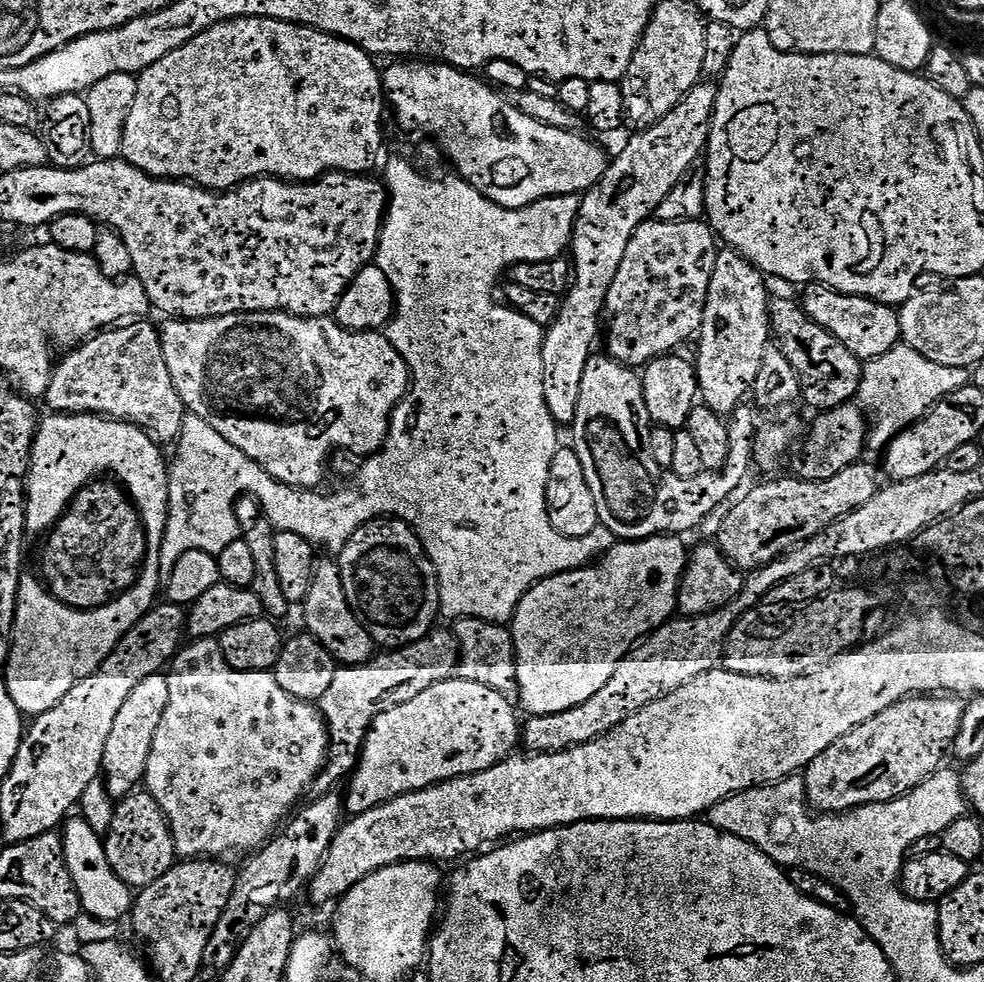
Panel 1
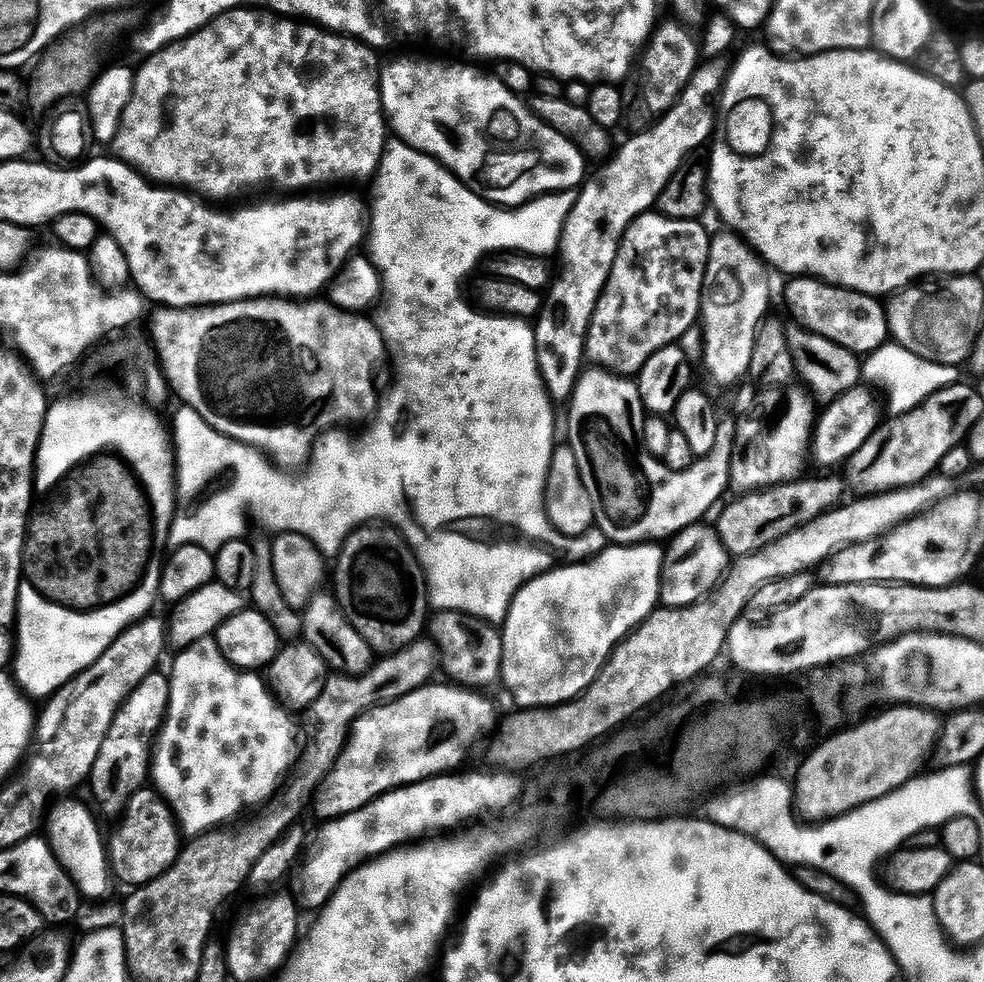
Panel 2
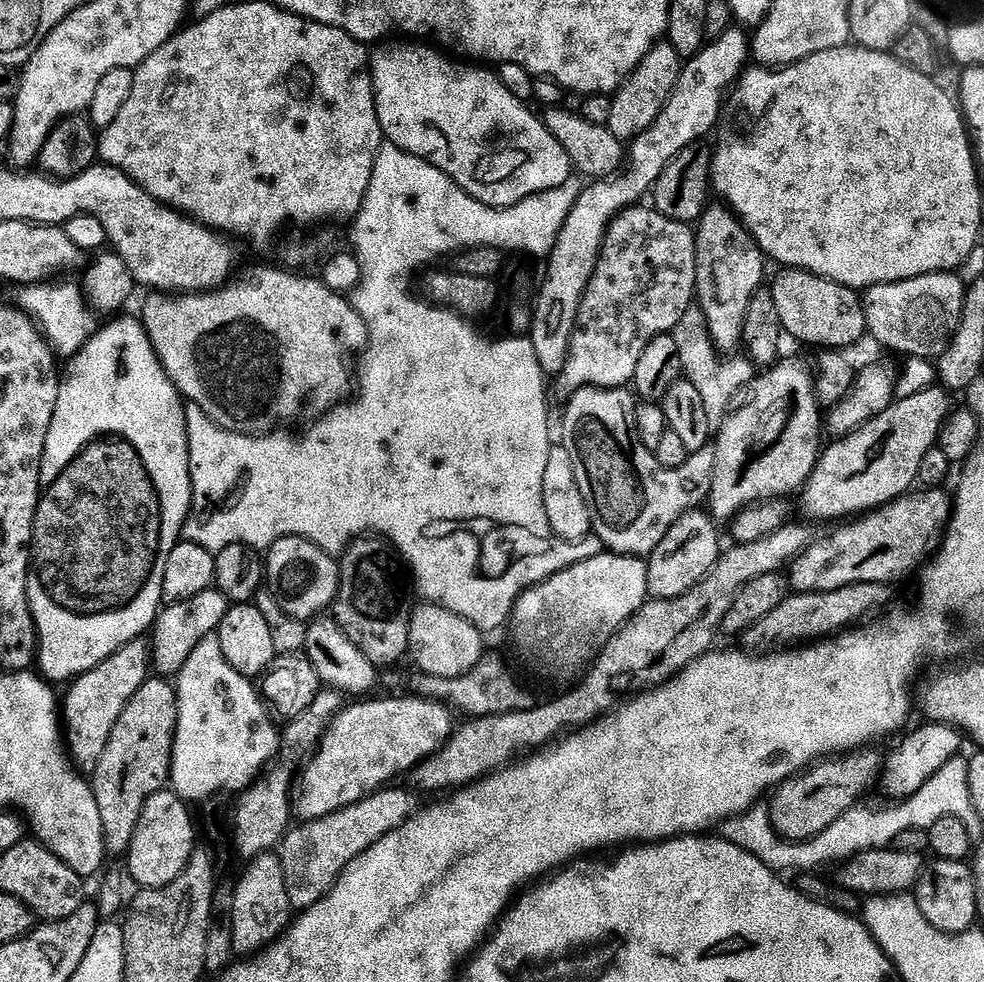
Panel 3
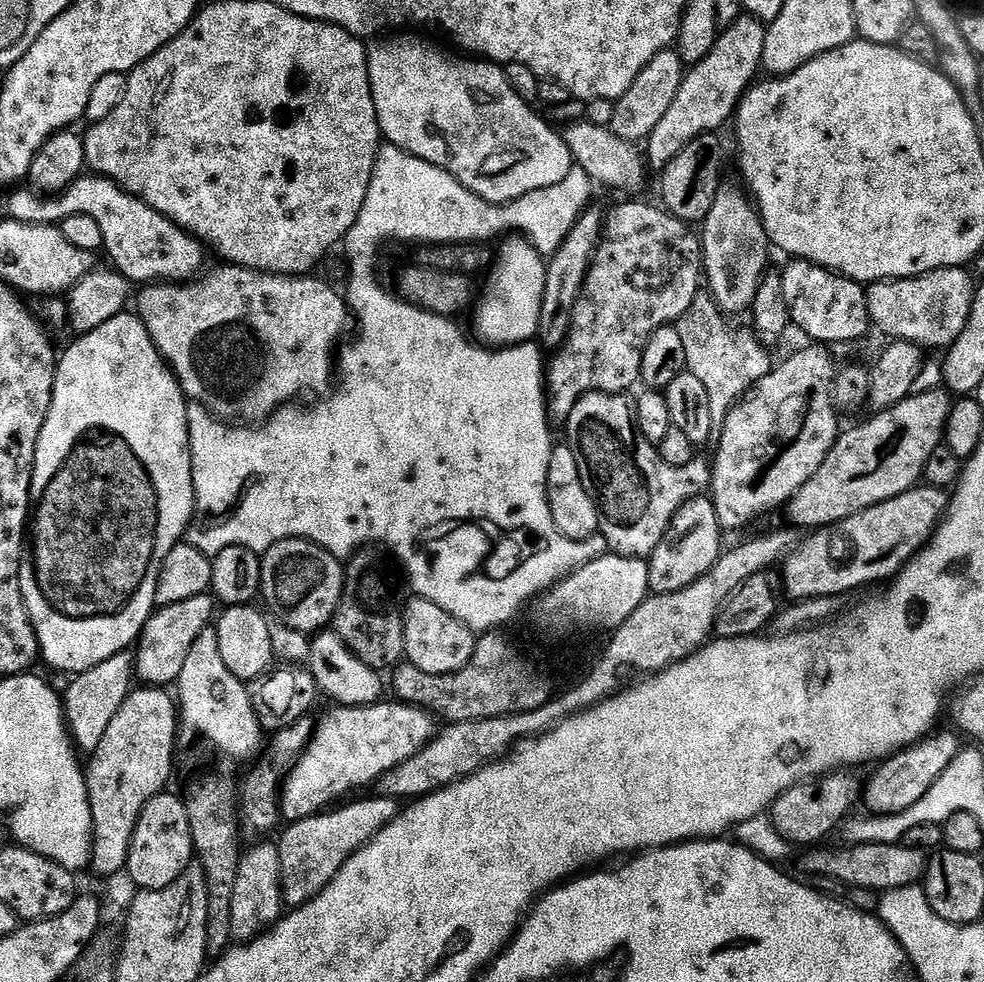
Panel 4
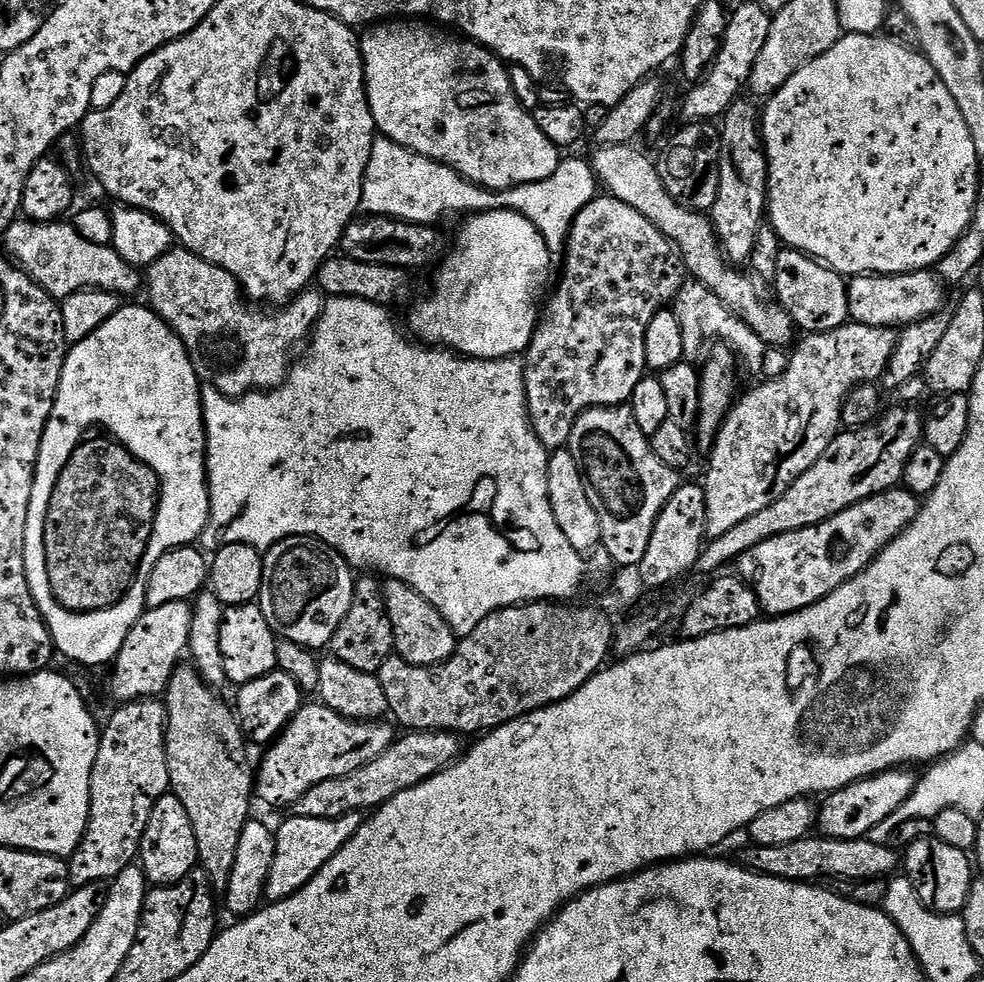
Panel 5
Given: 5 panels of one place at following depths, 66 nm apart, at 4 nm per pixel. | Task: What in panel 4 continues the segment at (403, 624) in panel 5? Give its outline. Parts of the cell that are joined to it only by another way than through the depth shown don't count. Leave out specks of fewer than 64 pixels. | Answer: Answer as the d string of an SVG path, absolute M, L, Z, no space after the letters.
M420 597L403 605L403 646L405 659L422 673L440 676L456 672L471 660L477 644L477 637L472 629L466 627L460 620L454 619L434 602Z

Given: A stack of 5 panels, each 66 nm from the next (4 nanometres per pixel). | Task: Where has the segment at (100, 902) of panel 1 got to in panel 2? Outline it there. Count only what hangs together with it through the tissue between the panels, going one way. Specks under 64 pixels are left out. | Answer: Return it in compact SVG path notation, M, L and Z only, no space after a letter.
M74 798L61 799L59 801L61 804L49 814L46 839L52 845L52 853L58 858L58 862L76 883L76 889L80 891L81 897L92 902L100 902L105 899L104 894L108 890L108 880L110 881L106 840L105 837L104 840L100 837L100 828L92 817L93 809L70 799Z

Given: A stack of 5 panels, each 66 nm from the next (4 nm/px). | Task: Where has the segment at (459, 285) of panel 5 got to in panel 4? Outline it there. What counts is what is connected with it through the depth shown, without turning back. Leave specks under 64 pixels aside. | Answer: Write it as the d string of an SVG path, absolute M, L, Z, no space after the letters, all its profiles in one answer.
M512 234L500 242L496 261L492 264L492 273L484 284L488 293L485 294L481 304L479 301L475 305L476 317L472 320L473 326L476 327L475 339L489 348L507 348L513 344L527 344L537 339L540 331L537 313L532 311L525 316L520 313L520 284L528 288L530 295L539 297L546 290L548 277L545 257L541 256L539 250L524 239L523 235Z

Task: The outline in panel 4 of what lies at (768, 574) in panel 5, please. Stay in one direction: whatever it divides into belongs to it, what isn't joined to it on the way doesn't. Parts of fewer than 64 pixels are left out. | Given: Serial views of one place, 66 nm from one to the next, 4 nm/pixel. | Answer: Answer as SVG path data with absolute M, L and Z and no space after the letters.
M917 486L915 488L904 488L898 495L894 498L890 498L886 502L878 502L874 506L870 506L866 510L862 510L858 514L850 514L850 518L845 520L839 520L836 524L830 524L826 528L815 529L811 534L805 535L808 536L804 541L797 543L795 547L791 549L783 557L782 565L784 564L784 588L782 584L782 592L784 592L789 597L787 598L792 602L799 602L802 600L813 600L819 596L831 596L833 598L840 598L840 595L843 592L852 592L855 588L860 588L863 584L872 584L875 580L882 580L886 576L887 578L895 577L896 573L904 567L905 563L912 559L921 548L925 547L925 544L928 542L932 533L936 531L942 517L945 515L946 509L948 507L950 496L945 489L942 488L930 488L927 486Z

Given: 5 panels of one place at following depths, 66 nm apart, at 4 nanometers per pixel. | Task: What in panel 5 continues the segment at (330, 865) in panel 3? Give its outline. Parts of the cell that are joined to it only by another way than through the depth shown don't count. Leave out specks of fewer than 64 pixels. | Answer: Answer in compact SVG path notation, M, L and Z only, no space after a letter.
M351 812L338 818L306 818L295 814L289 815L290 818L281 828L275 829L276 849L274 850L274 866L270 866L270 878L266 878L264 887L264 900L275 902L285 900L293 896L306 882L350 842L350 838L360 829L362 823L361 813Z

